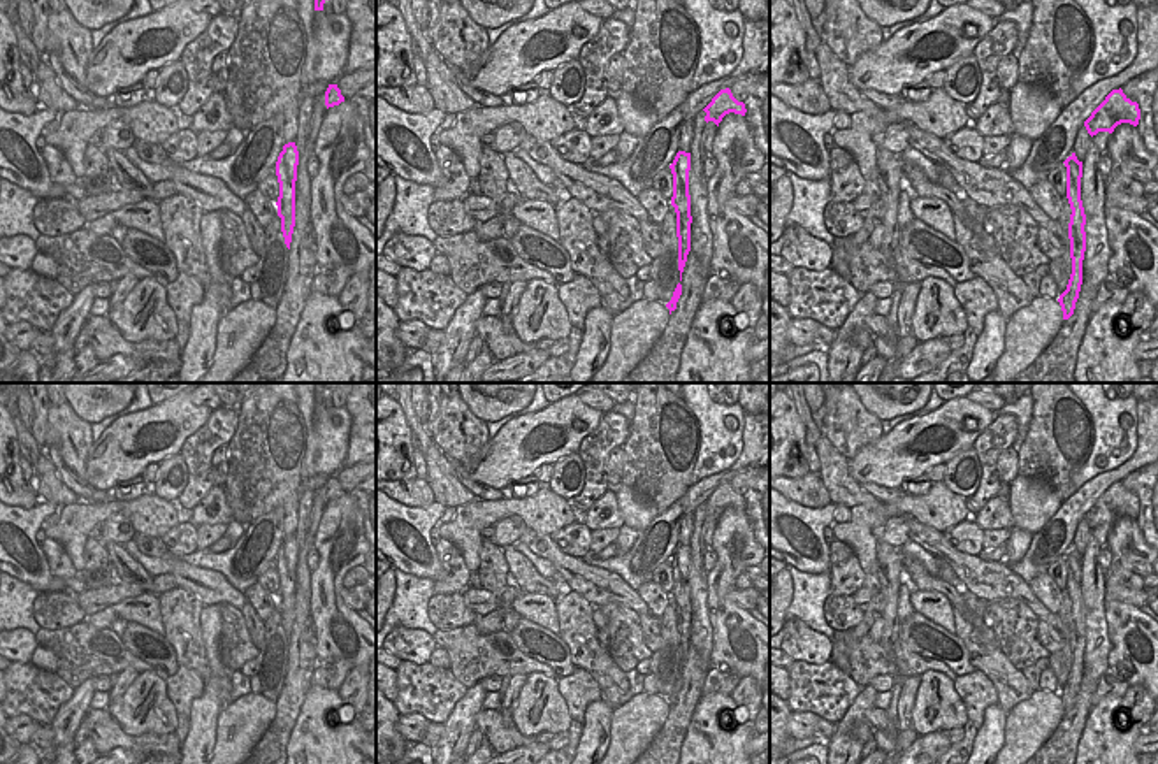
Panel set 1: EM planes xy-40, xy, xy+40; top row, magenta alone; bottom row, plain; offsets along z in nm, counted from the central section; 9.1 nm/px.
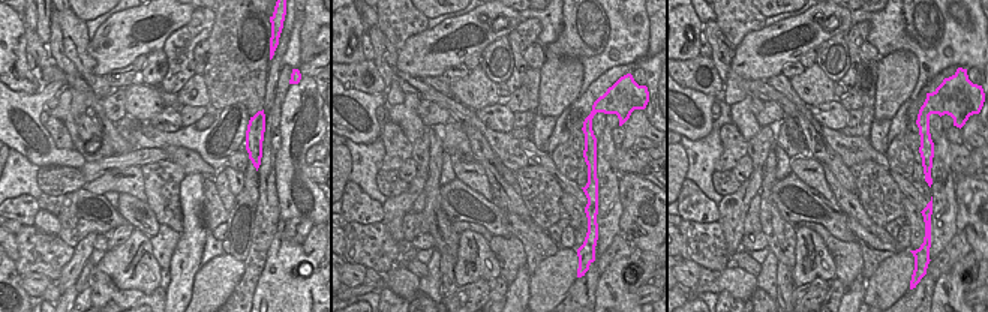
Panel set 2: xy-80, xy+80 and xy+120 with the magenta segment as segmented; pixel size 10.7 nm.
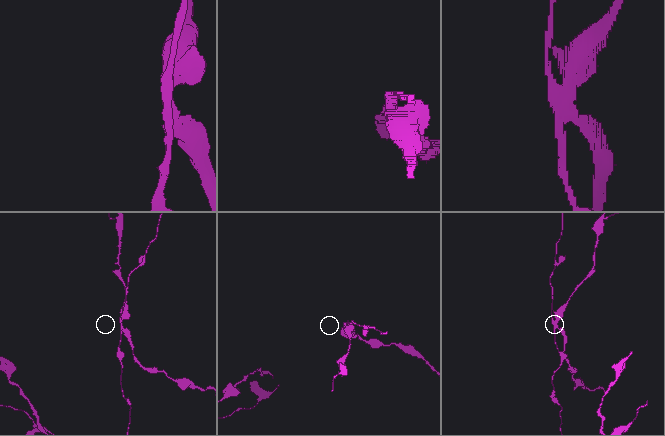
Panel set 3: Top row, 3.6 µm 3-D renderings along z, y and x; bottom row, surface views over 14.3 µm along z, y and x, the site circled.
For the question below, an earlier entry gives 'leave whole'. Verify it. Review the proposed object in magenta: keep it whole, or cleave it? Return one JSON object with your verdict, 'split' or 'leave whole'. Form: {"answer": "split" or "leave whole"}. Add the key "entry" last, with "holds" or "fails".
{"answer": "split", "entry": "fails"}

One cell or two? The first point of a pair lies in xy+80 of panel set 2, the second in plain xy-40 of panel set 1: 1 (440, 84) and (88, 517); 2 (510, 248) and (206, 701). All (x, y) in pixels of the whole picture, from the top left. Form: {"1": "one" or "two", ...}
{"1": "two", "2": "two"}

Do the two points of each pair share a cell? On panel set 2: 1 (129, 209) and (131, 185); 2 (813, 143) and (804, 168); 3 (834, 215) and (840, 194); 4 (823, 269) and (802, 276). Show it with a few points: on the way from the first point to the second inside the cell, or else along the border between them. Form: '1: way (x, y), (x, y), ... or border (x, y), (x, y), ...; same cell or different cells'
1: border (120, 192), (128, 192), (146, 203); different cells
2: border (807, 153), (822, 165); different cells
3: border (834, 200), (847, 216); different cells
4: way (819, 269), (807, 273); same cell

